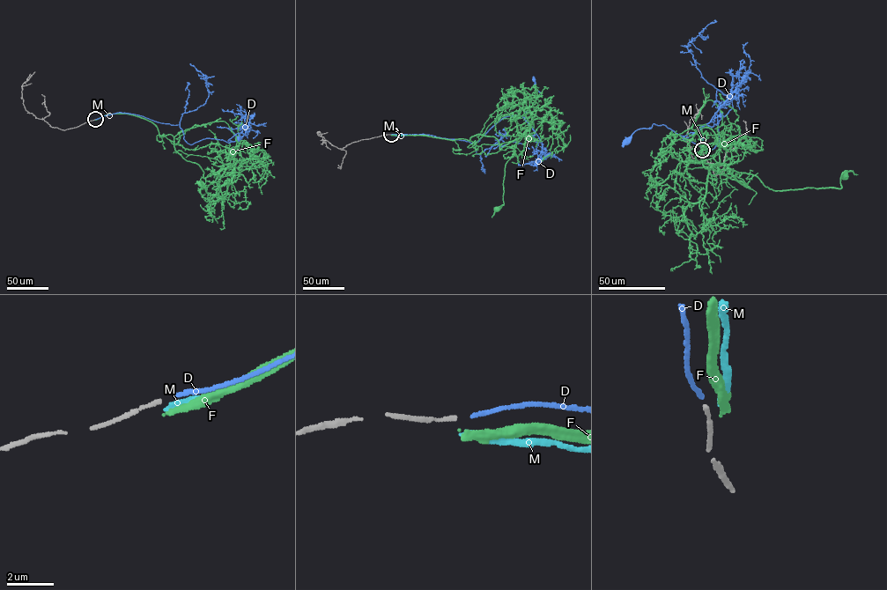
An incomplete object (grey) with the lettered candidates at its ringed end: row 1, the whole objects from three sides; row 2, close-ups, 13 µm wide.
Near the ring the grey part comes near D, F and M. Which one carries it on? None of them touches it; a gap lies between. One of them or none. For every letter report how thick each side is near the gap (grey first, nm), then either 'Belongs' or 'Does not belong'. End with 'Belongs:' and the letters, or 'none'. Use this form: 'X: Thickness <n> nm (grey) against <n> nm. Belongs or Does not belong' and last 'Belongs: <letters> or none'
D: Thickness 160 nm (grey) against 160 nm. Belongs
F: Thickness 160 nm (grey) against 360 nm. Does not belong
M: Thickness 160 nm (grey) against 260 nm. Does not belong
Belongs: D

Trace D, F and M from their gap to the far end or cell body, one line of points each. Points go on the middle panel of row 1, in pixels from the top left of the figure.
D: (391, 134), (425, 134), (475, 143), (506, 116), (521, 116), (527, 121), (523, 114), (541, 94), (534, 79)
F: (391, 135), (469, 141), (480, 134), (494, 136), (500, 150), (518, 138), (506, 165), (503, 204), (497, 209)
M: (391, 135), (408, 135)

